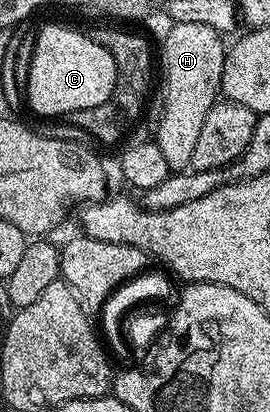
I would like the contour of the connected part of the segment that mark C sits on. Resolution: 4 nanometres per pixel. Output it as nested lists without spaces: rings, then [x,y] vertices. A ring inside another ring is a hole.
[[[47,25],[38,30],[35,39],[25,101],[31,104],[33,112],[43,117],[62,118],[71,111],[110,102],[115,95],[116,79],[113,55],[90,35],[78,33],[67,25]]]

